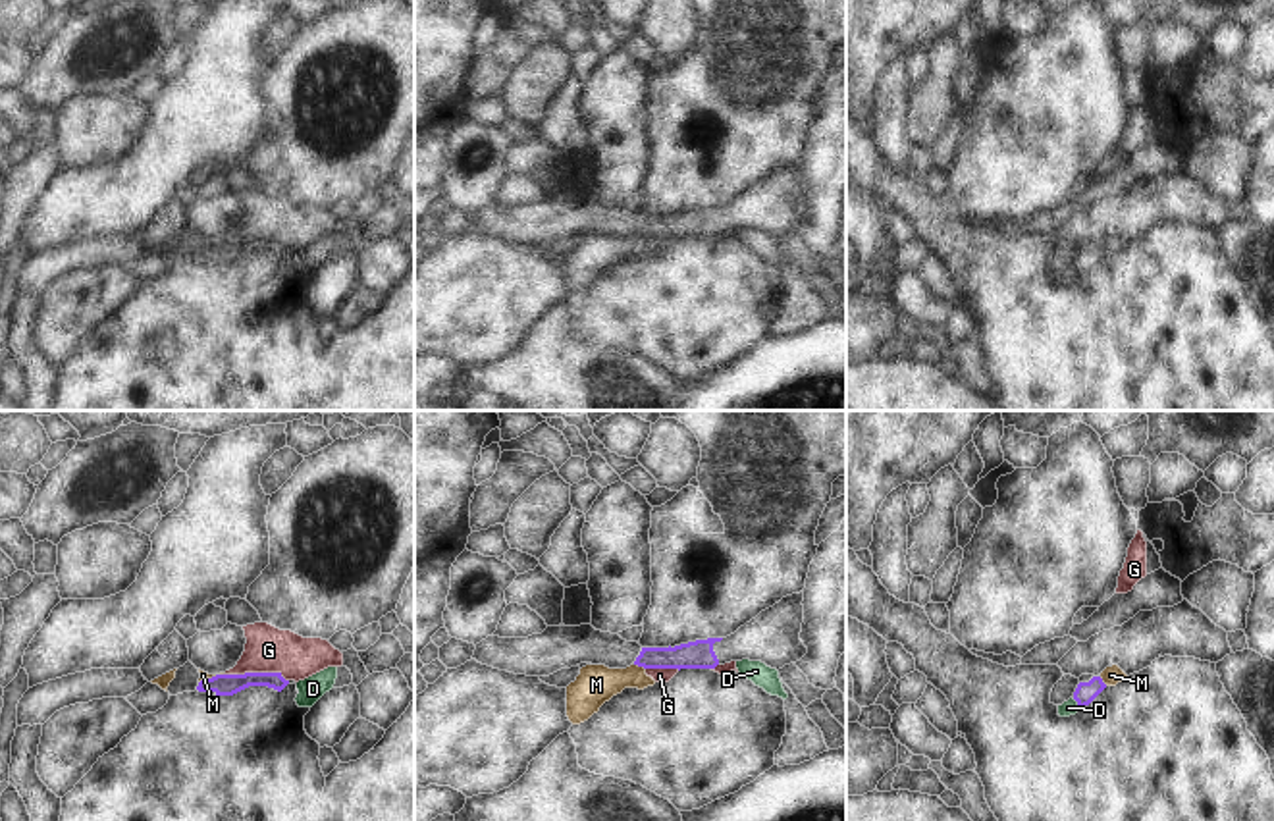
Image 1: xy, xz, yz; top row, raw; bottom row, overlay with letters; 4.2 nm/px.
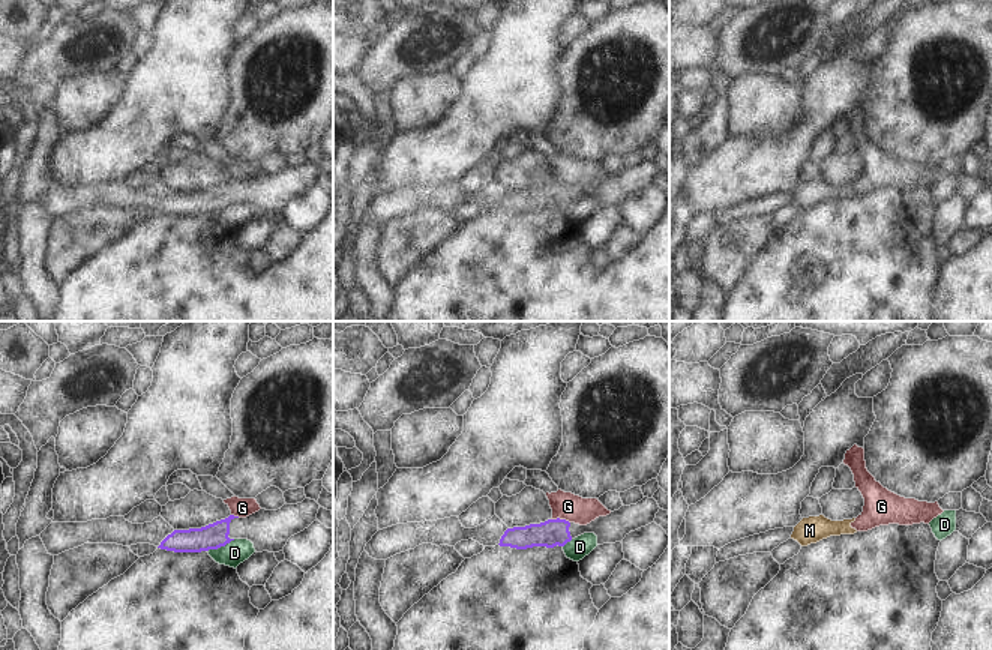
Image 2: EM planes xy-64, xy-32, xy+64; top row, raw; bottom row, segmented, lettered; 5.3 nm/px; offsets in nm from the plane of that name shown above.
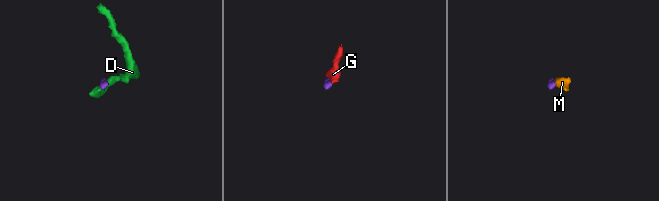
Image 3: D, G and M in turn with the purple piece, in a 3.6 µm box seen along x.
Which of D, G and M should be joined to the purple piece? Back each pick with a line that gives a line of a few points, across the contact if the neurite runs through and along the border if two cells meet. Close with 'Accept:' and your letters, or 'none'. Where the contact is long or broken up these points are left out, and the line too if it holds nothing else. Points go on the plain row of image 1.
Accept: none

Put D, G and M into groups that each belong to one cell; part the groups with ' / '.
D / G M

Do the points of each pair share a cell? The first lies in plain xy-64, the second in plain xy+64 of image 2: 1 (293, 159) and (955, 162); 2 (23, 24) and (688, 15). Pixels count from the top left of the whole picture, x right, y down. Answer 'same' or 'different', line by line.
1: different
2: same

